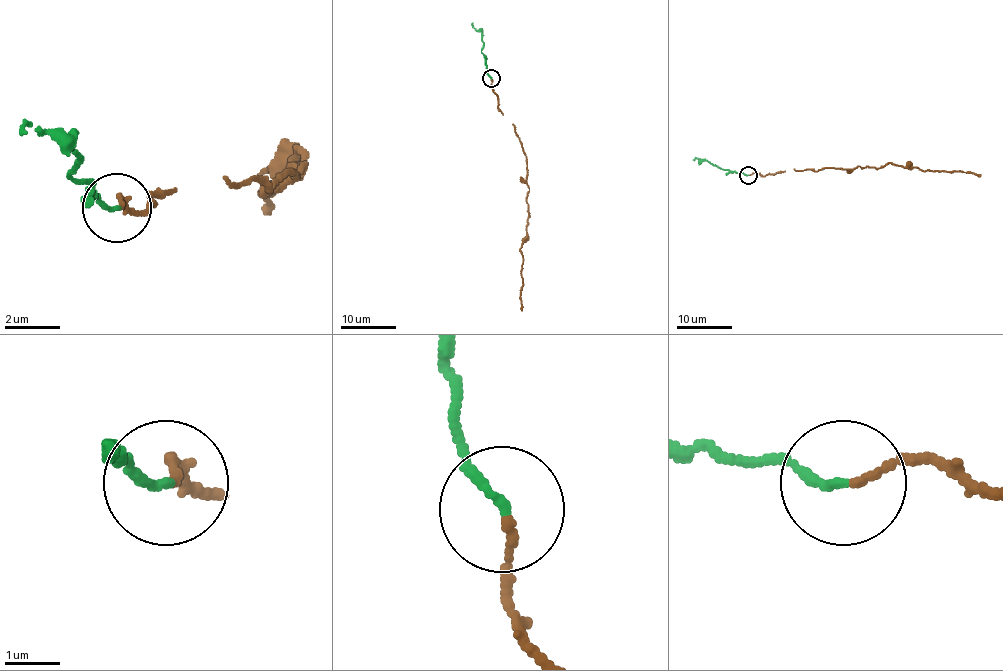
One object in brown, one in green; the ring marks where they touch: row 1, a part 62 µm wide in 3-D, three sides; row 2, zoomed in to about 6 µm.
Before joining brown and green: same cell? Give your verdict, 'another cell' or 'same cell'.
same cell

